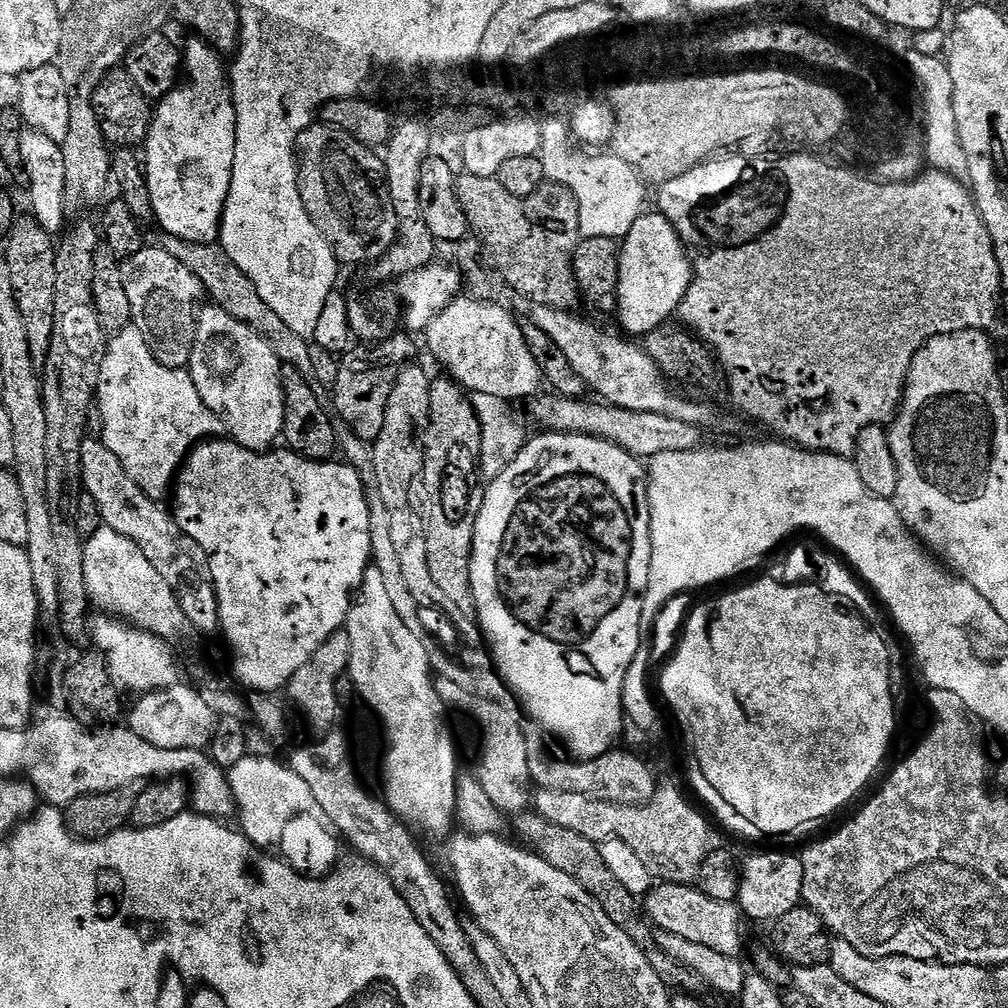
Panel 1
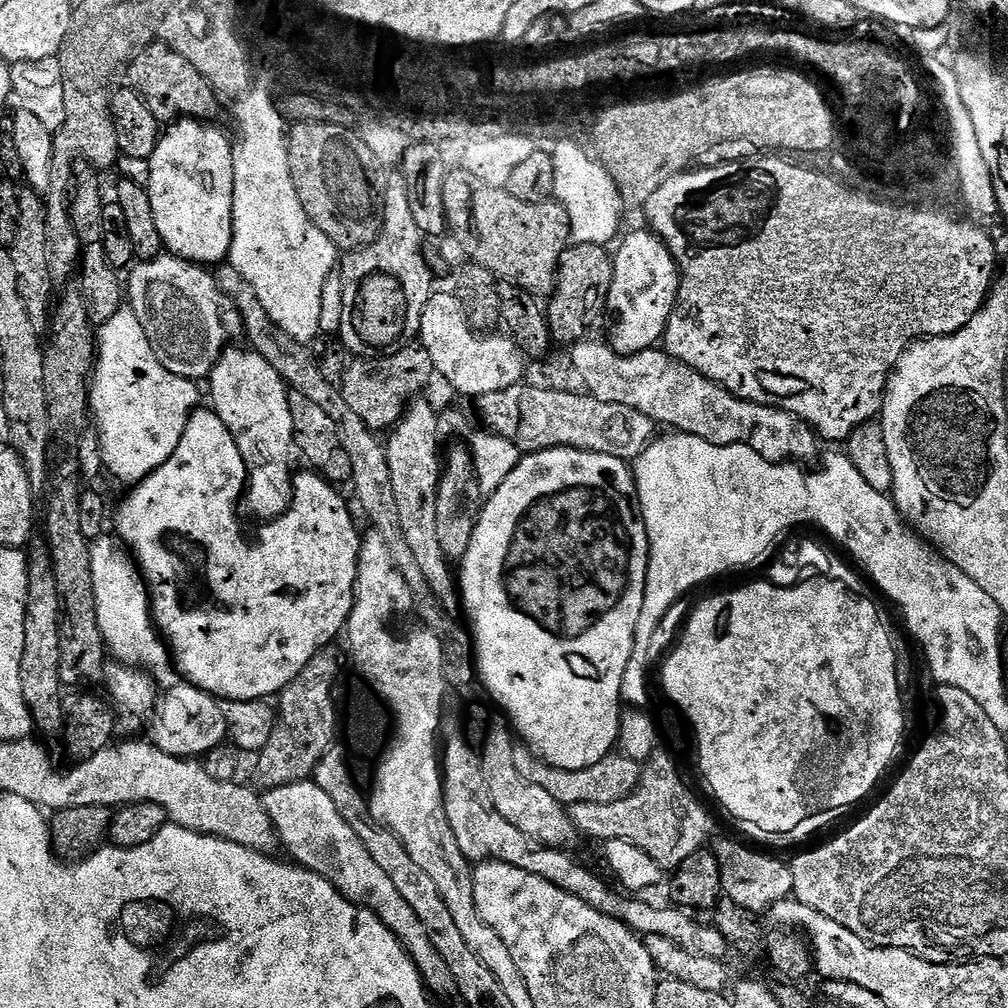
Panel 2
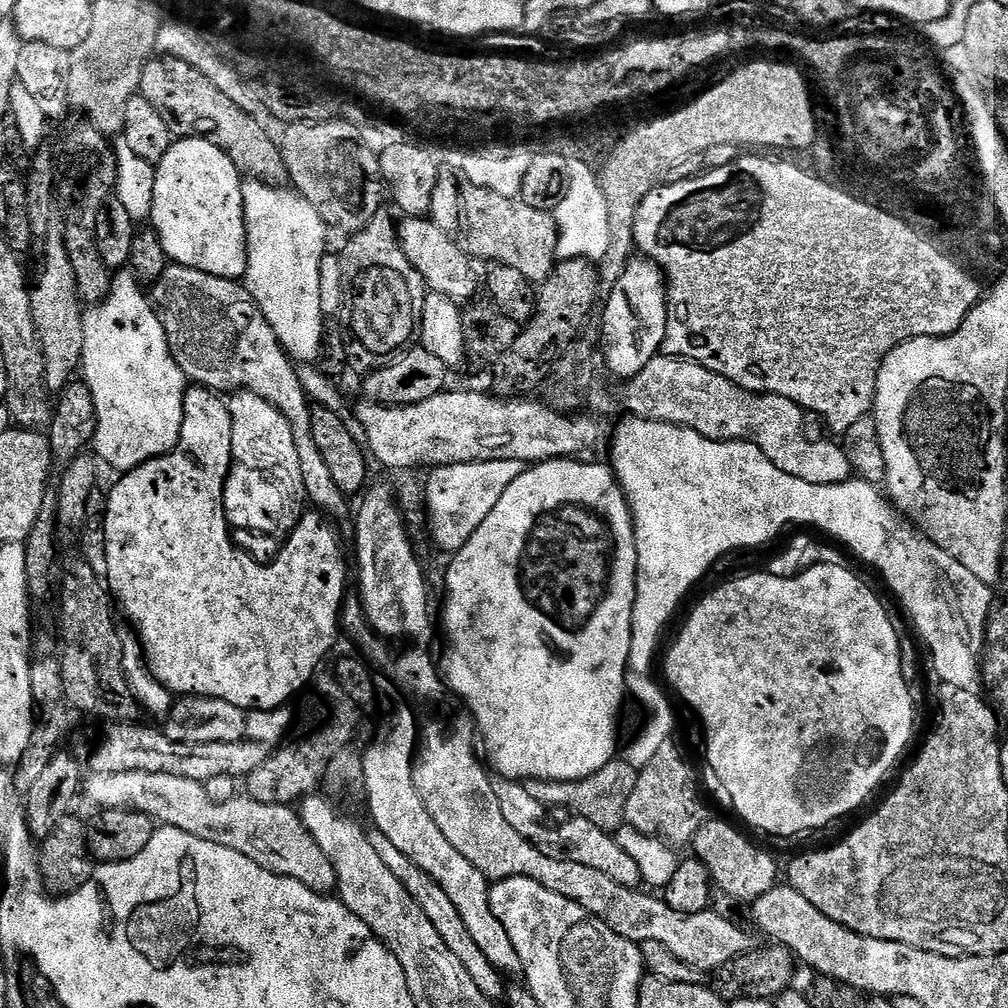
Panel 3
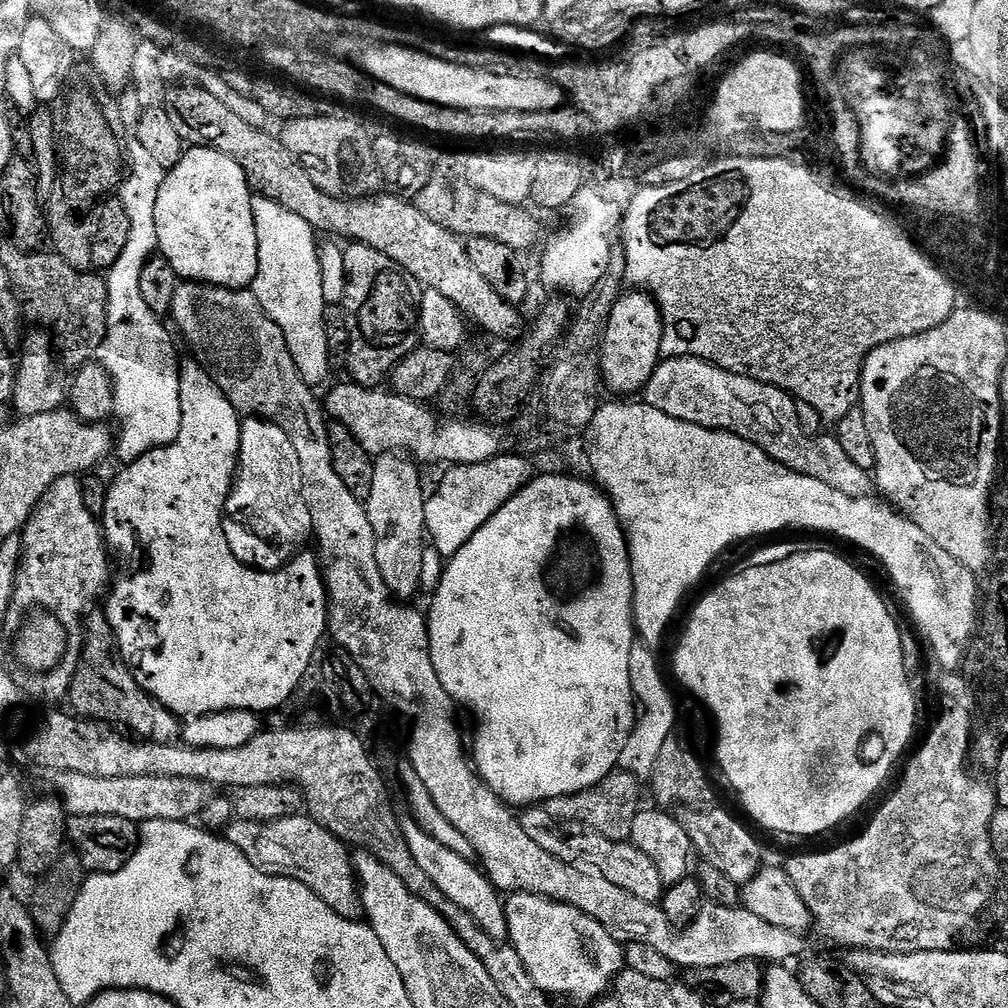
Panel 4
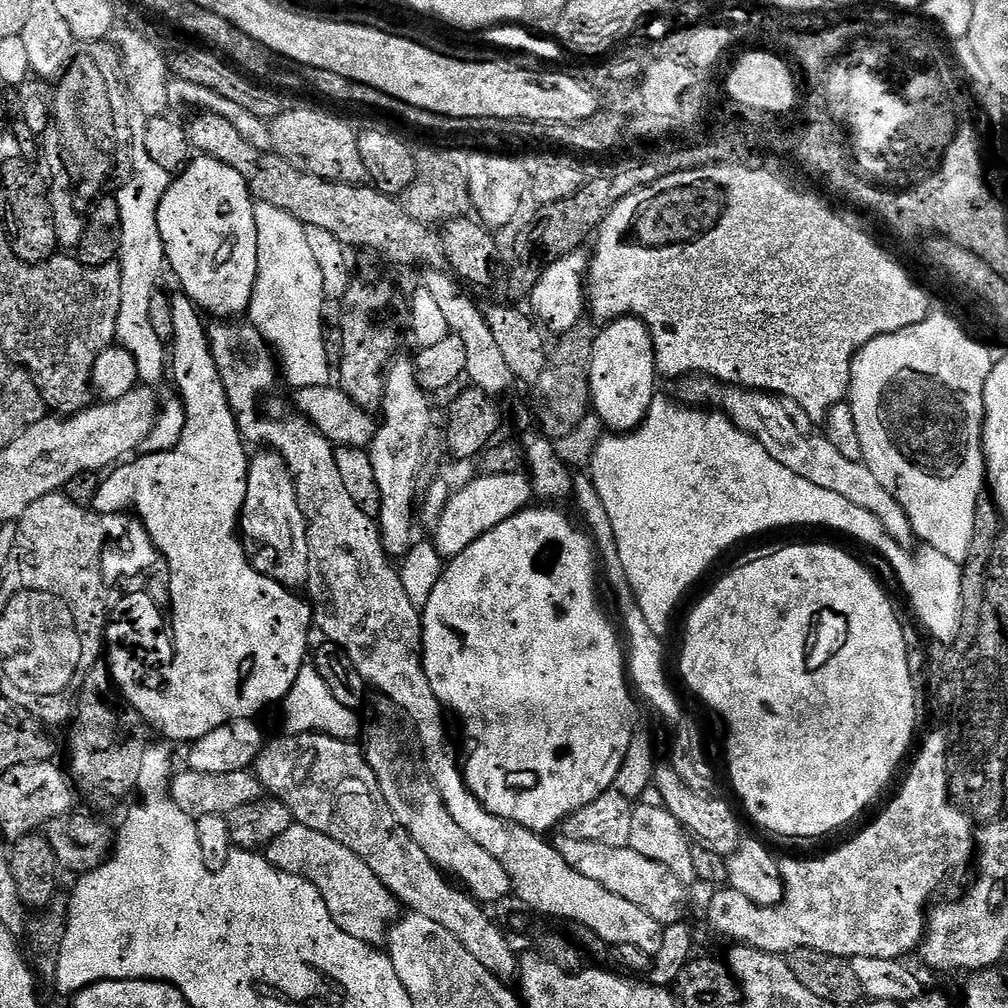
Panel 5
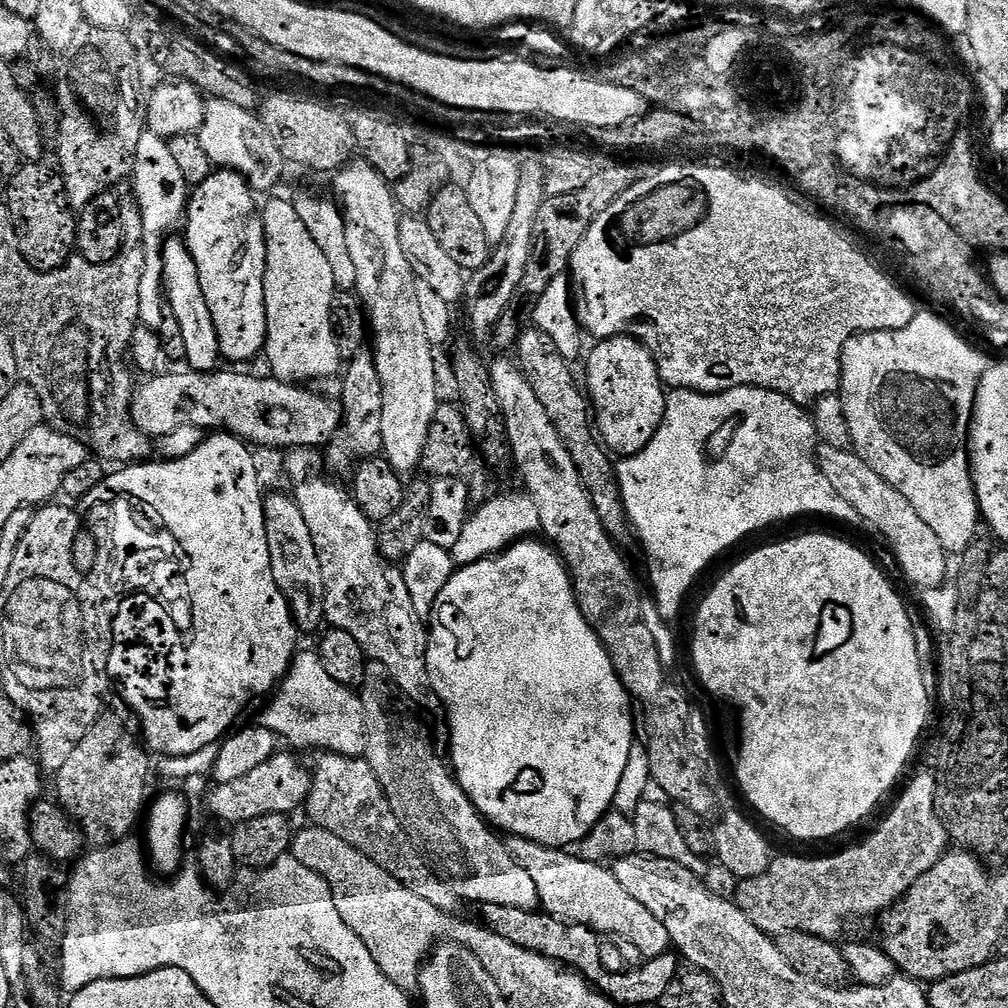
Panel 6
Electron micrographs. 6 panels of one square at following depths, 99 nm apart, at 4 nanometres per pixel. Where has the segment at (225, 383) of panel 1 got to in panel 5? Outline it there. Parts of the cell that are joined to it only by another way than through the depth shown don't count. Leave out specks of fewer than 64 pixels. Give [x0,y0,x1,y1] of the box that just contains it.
[238,450,310,590]

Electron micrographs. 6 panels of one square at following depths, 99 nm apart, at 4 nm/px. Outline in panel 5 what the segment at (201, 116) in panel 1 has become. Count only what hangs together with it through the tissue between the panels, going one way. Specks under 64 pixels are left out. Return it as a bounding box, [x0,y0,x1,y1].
[156,155,258,318]

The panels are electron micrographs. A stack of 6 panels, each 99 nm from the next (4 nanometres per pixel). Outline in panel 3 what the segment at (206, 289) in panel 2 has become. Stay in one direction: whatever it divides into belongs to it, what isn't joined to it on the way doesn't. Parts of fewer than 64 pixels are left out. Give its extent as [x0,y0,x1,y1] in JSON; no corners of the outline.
[150,264,349,517]

